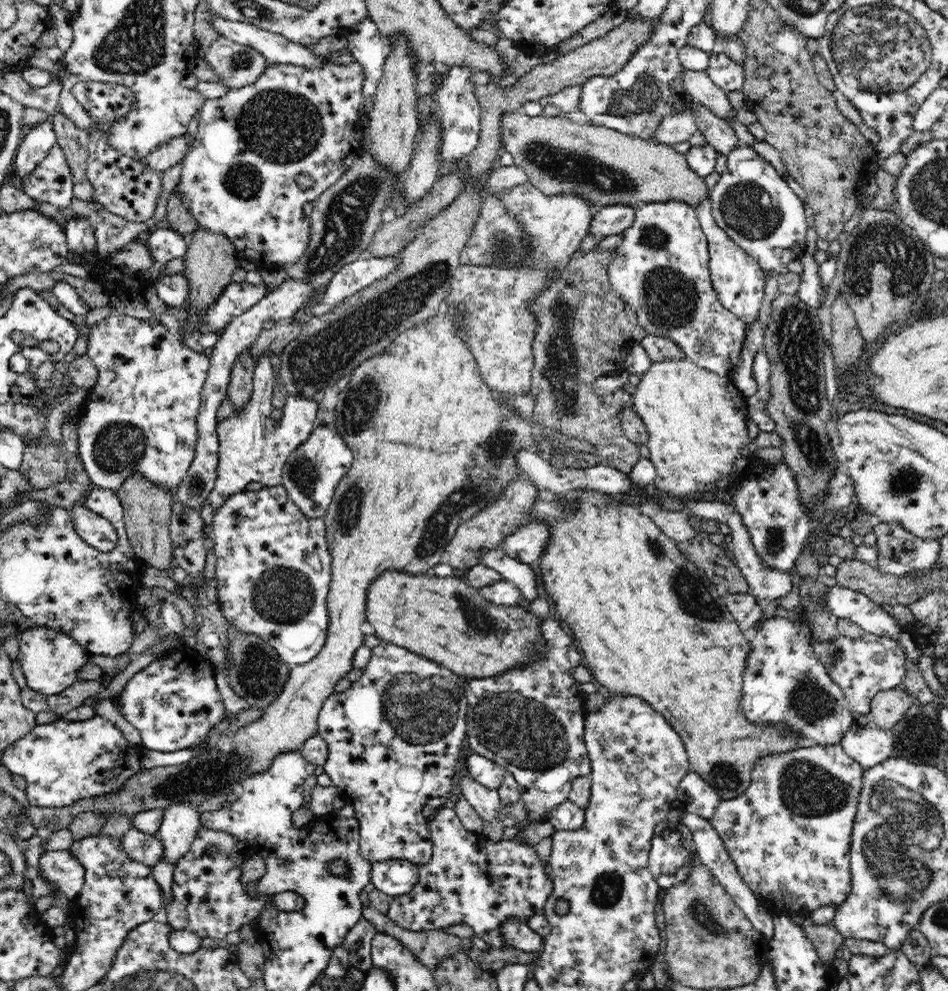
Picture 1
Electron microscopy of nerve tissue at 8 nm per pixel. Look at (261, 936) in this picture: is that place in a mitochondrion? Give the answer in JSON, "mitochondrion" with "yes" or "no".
{"mitochondrion":"no"}

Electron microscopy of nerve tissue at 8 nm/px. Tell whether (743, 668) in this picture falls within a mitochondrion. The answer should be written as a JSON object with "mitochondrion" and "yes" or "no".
{"mitochondrion":"no"}

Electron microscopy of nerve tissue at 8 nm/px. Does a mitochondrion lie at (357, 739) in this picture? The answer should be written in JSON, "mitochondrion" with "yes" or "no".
{"mitochondrion":"no"}

